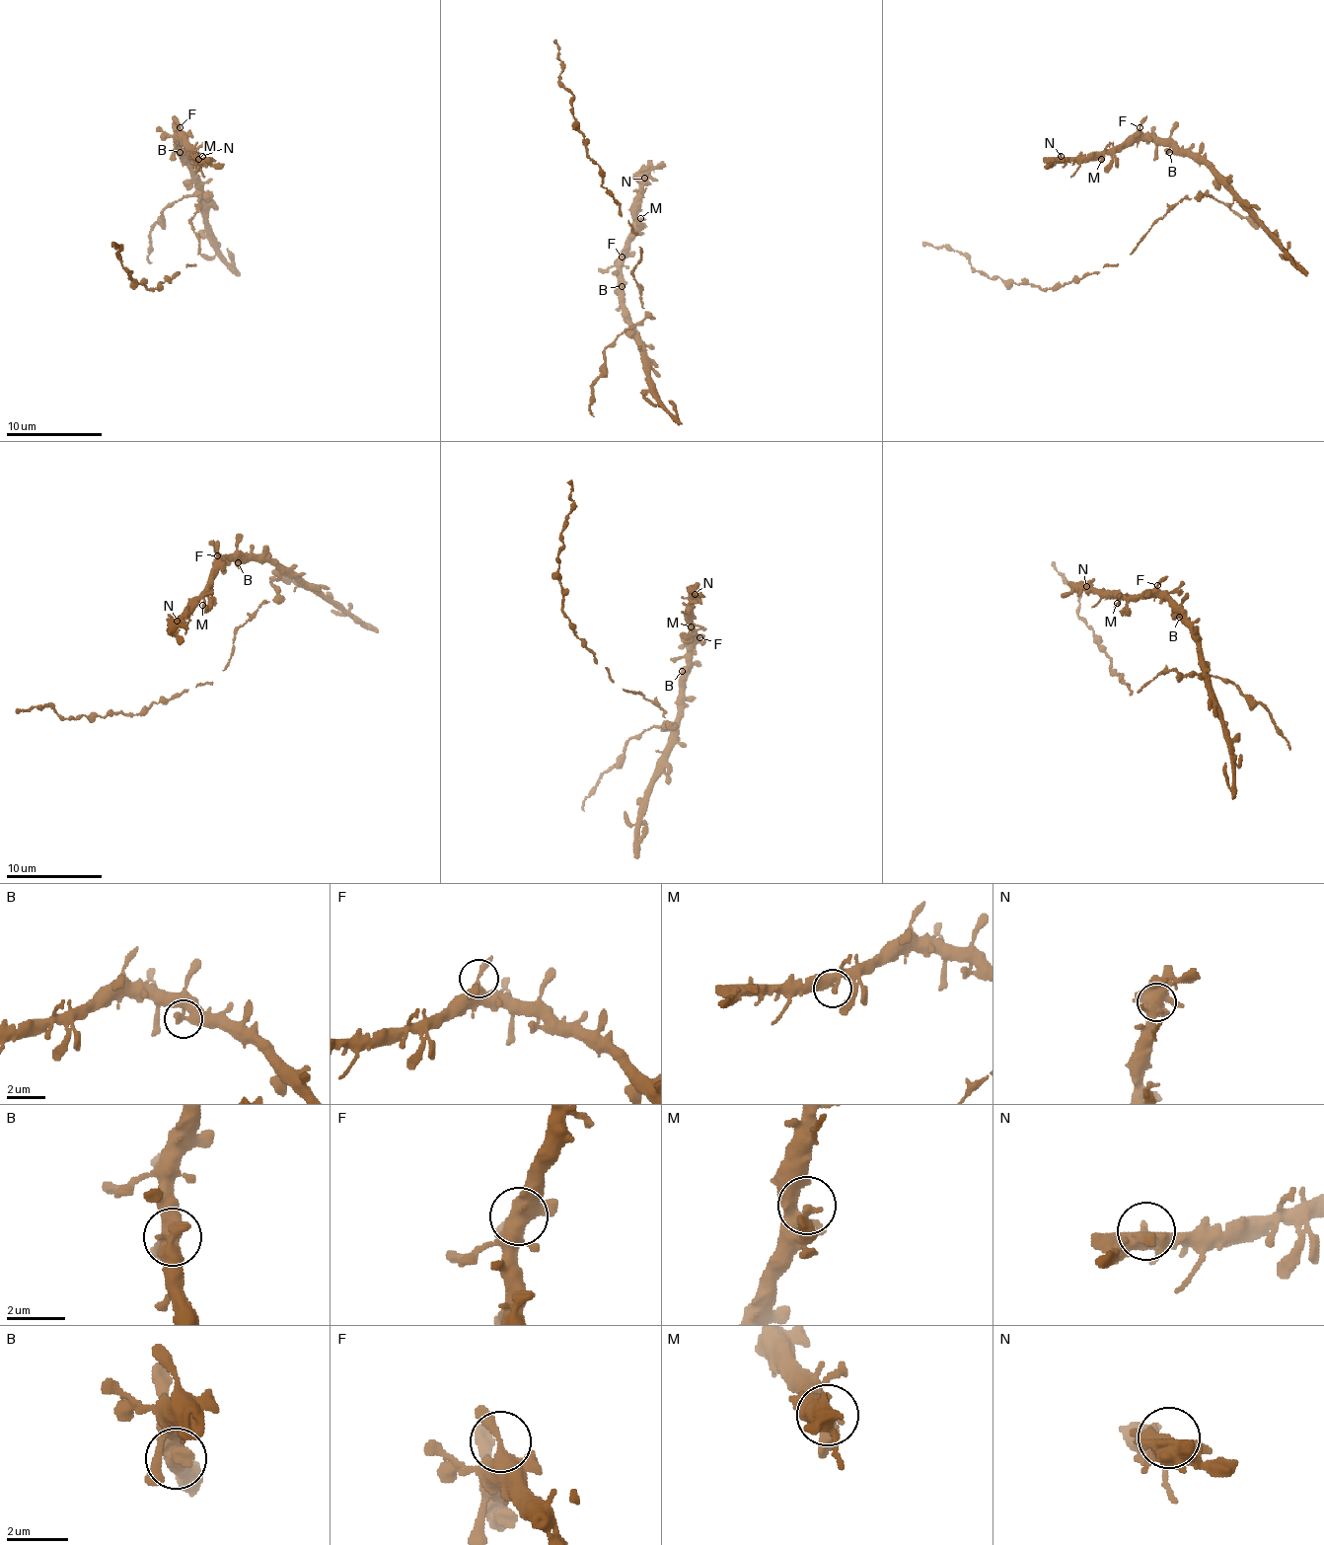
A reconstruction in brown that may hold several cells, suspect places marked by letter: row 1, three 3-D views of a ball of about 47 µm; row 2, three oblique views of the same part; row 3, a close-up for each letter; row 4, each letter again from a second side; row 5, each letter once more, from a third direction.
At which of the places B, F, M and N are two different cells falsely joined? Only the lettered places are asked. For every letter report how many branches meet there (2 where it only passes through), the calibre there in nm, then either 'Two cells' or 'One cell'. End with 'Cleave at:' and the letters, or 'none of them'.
B: Branches: 3. Thickness 380 nm. One cell
F: Branches: 2. Thickness 360 nm. One cell
M: Branches: 2. Thickness 170 nm. One cell
N: Branches: 4. Thickness 500 nm. One cell
Cleave at: none of them

